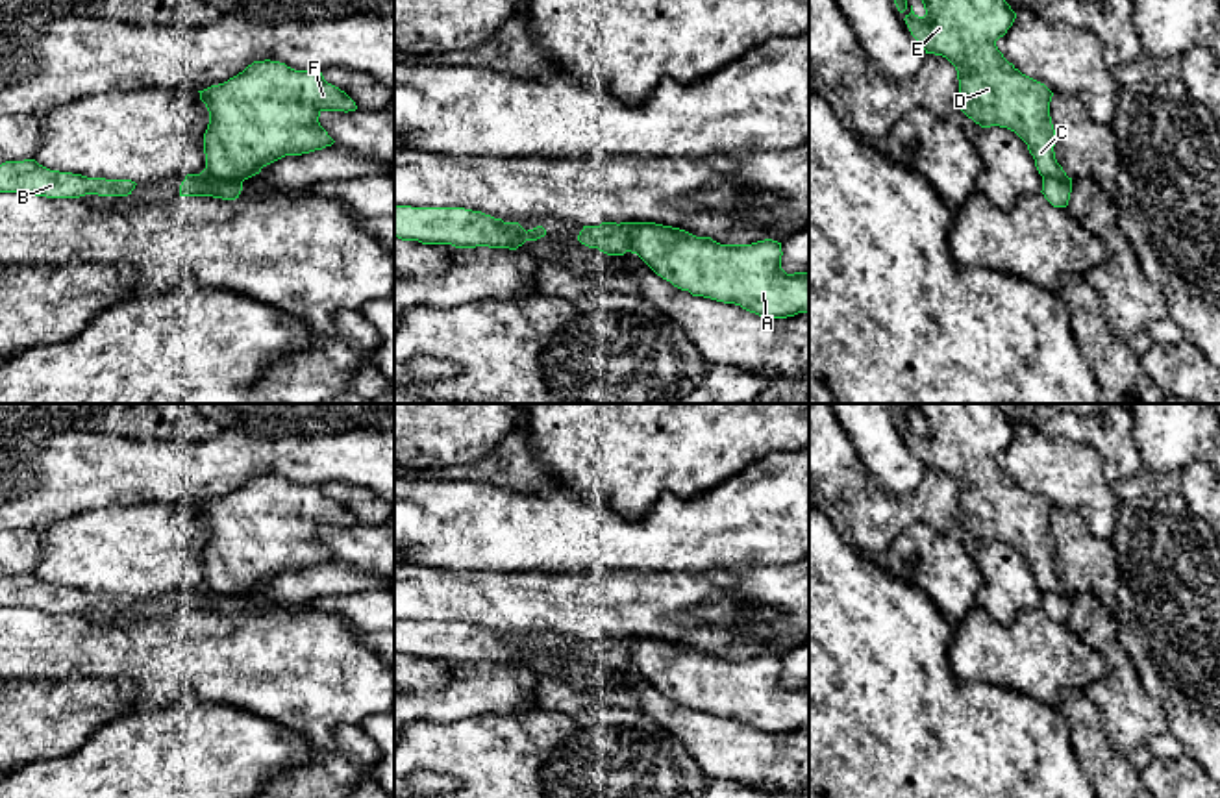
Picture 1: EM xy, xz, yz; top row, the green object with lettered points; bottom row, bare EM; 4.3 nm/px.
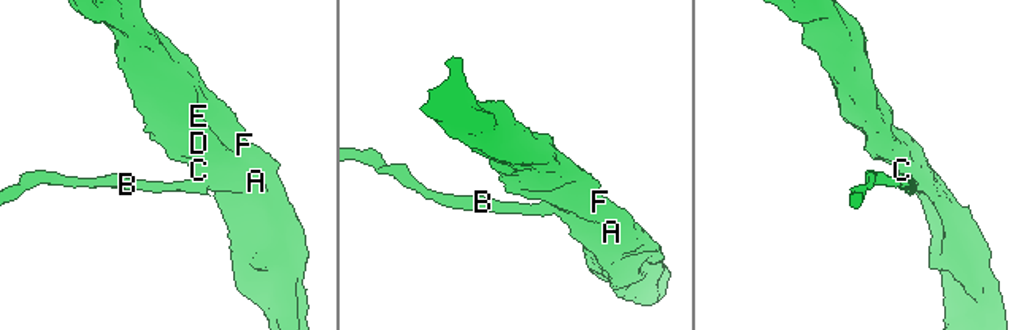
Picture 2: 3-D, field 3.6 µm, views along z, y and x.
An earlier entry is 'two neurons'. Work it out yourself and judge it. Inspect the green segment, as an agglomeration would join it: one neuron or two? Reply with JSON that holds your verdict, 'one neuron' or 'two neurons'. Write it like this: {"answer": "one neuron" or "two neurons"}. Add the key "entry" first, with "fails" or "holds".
{"entry": "holds", "answer": "two neurons"}

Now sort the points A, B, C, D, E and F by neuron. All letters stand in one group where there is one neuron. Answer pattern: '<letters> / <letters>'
A C D E F / B

